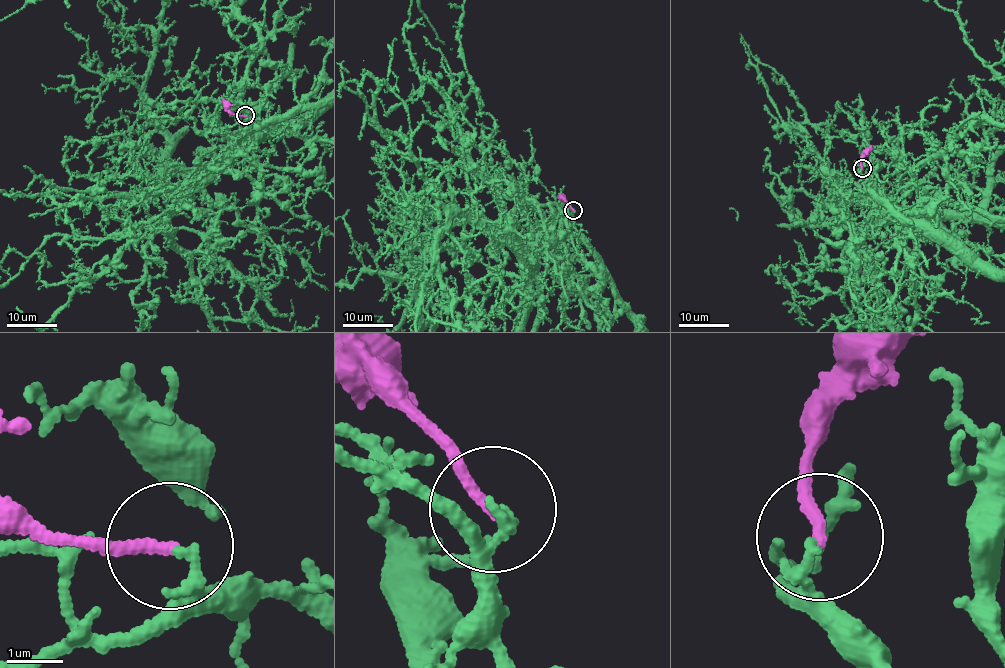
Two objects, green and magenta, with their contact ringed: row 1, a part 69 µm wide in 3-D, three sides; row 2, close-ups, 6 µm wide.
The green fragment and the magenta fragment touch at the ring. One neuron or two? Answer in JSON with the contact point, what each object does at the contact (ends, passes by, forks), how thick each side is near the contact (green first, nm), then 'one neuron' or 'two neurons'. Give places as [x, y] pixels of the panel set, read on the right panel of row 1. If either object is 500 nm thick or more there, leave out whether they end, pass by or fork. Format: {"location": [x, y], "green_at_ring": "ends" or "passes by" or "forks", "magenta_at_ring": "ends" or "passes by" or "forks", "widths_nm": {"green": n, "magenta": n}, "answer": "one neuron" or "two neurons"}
{"location": [862, 168], "green_at_ring": "ends", "magenta_at_ring": "ends", "widths_nm": {"green": 190, "magenta": 190}, "answer": "two neurons"}

